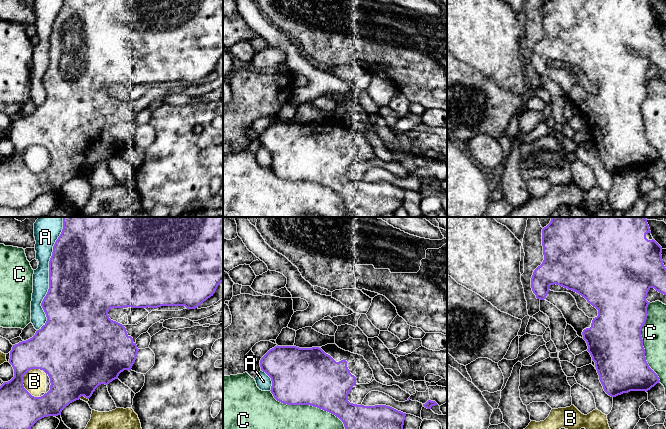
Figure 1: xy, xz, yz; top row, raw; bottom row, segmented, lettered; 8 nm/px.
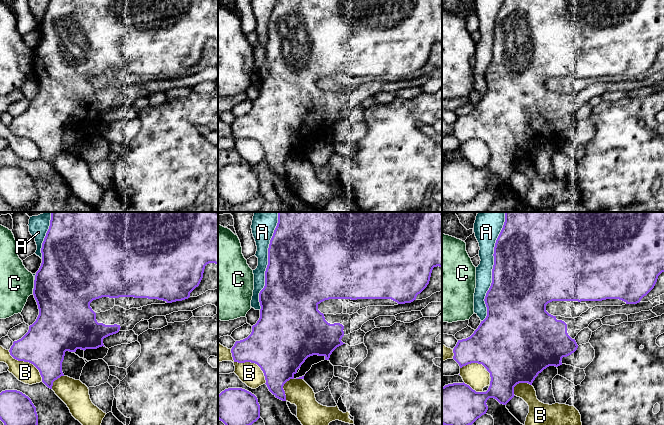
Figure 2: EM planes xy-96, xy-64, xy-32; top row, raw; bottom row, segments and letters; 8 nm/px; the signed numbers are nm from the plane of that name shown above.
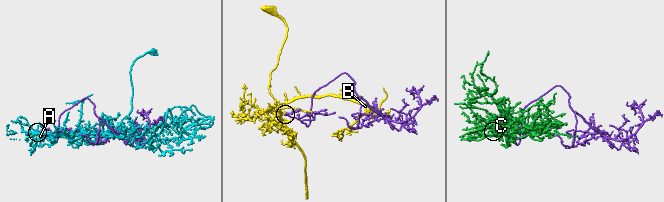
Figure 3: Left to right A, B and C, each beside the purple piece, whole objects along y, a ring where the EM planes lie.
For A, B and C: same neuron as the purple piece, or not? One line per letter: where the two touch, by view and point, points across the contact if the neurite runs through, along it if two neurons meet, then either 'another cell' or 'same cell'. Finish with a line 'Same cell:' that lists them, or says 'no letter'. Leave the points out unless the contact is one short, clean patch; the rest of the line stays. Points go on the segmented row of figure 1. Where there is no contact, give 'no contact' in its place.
A: meets purple in xy at (49, 274); another cell
B: meets purple in xy at (23, 385); another cell
C: meets purple in xz at (308, 404); another cell
Same cell: no letter

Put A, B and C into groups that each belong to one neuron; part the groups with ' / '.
A / B / C

